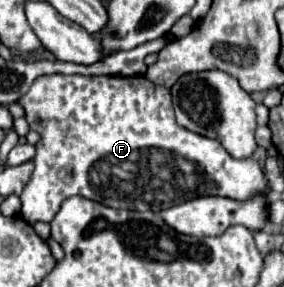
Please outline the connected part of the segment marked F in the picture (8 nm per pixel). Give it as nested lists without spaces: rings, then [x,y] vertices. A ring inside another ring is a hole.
[[[40,76],[18,102],[26,110],[30,130],[40,132],[42,136],[36,144],[36,168],[32,180],[20,194],[20,214],[28,224],[52,222],[60,204],[70,196],[84,196],[110,208],[162,212],[168,206],[196,196],[228,196],[234,200],[246,200],[256,192],[268,192],[268,182],[256,160],[232,160],[220,142],[180,128],[174,120],[170,90],[152,84],[148,78]]]

